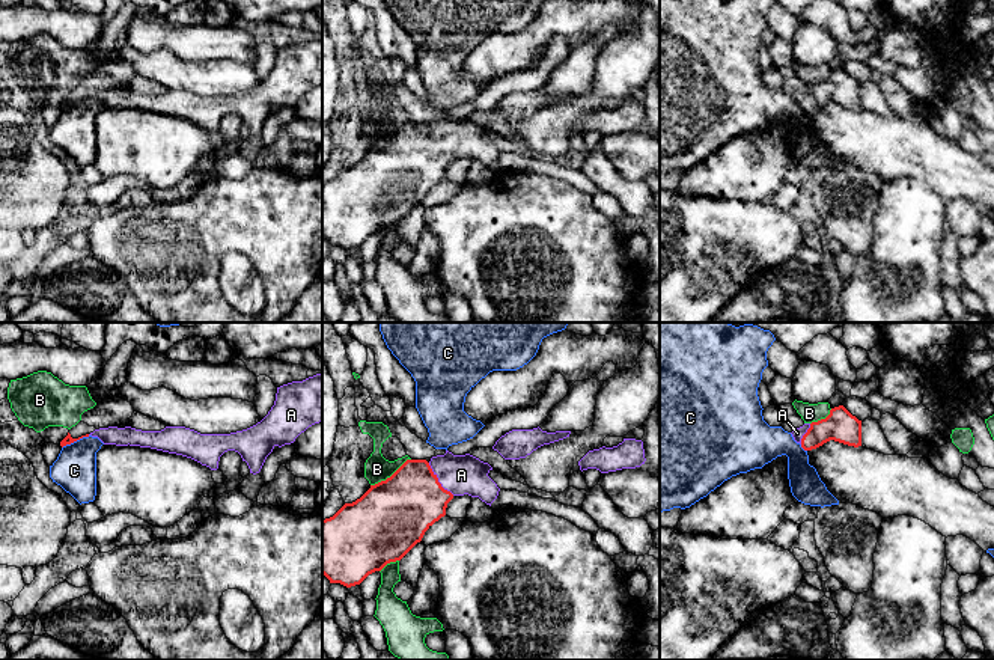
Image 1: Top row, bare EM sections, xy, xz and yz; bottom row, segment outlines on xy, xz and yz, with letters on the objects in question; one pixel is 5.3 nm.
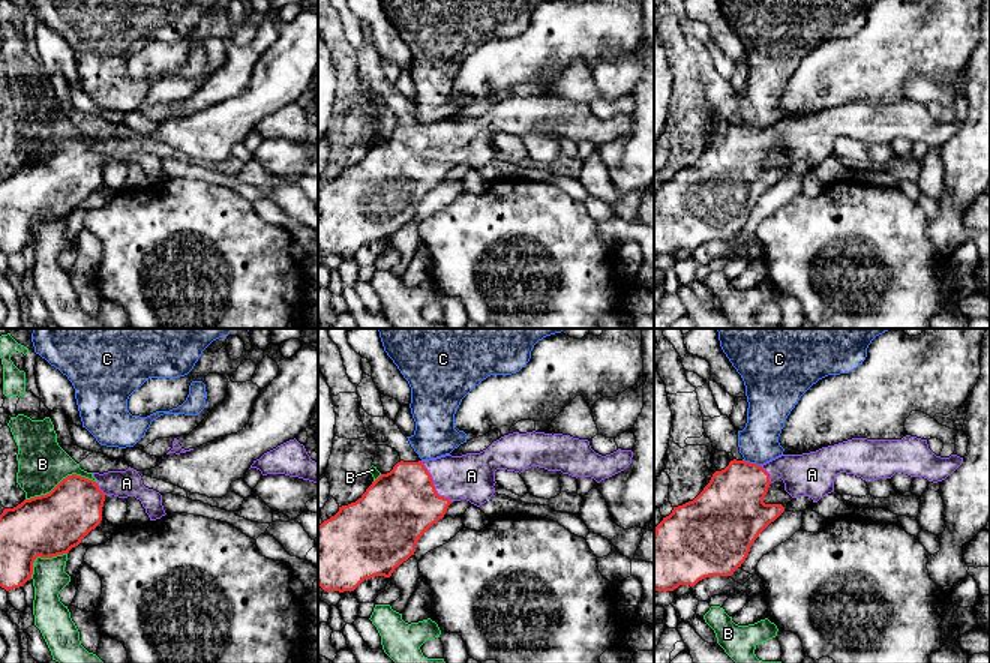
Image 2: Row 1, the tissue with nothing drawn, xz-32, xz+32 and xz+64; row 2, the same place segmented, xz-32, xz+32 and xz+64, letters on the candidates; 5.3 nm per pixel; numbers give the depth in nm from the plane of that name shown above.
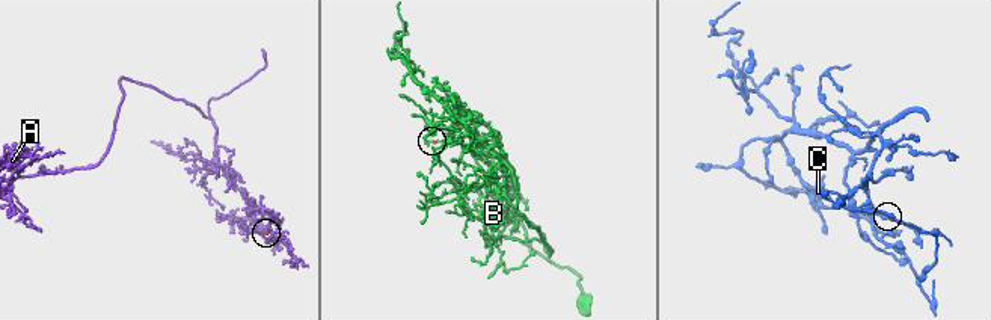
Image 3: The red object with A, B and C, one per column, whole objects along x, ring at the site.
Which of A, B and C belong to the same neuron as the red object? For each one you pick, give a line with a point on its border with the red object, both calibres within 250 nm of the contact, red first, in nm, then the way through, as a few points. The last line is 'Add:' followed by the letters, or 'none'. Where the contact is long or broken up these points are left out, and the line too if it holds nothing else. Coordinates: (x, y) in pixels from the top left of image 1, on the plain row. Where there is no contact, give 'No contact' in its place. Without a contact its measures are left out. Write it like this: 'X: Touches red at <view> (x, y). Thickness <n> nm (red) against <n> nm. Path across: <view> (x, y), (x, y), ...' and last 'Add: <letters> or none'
A: Touches red at xz (437, 143). Thickness 360 nm (red) against 220 nm. Path across: xz (401, 171), (420, 152), (437, 143), (446, 137), (461, 137)
Add: A

